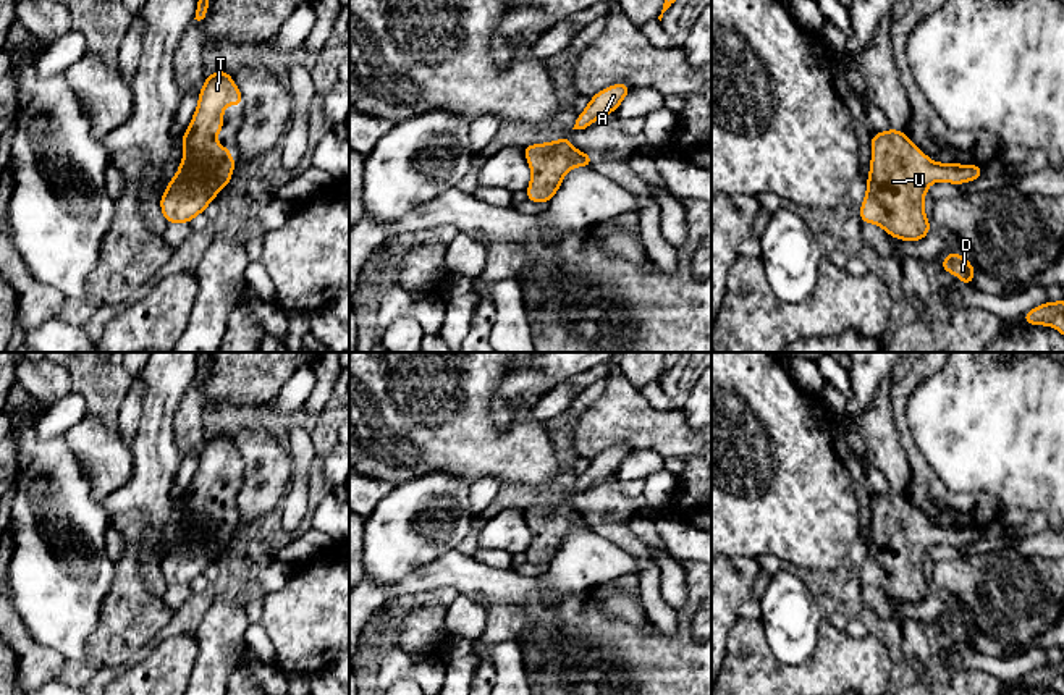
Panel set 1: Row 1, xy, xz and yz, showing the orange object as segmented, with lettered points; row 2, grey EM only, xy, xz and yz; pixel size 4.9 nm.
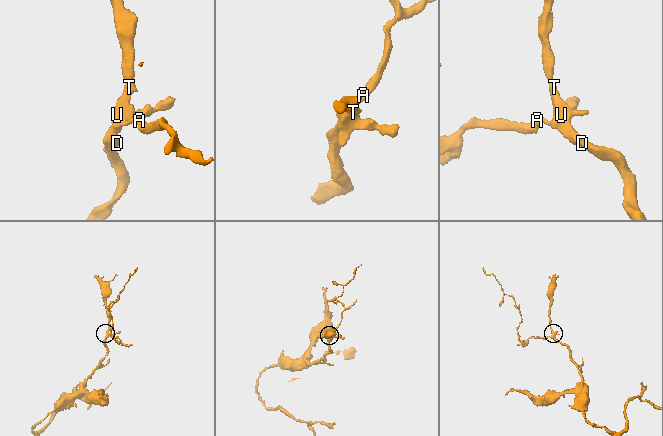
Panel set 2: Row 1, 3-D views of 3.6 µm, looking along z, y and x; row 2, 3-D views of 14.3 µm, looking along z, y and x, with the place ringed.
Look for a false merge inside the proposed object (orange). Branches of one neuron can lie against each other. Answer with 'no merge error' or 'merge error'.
no merge error

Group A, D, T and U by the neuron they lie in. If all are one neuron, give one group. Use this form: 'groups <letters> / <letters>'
groups A D T U

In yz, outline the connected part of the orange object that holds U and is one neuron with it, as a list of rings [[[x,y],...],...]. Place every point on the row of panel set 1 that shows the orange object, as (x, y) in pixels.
[[[889,129],[872,134],[872,165],[867,179],[867,197],[860,205],[862,223],[878,223],[889,236],[901,241],[920,241],[930,233],[923,212],[923,197],[935,181],[964,184],[978,179],[985,168],[977,165],[931,162],[902,131]]]

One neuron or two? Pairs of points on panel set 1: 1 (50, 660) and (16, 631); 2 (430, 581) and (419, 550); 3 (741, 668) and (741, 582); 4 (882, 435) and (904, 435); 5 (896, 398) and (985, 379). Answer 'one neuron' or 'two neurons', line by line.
1: one neuron
2: two neurons
3: two neurons
4: two neurons
5: two neurons

